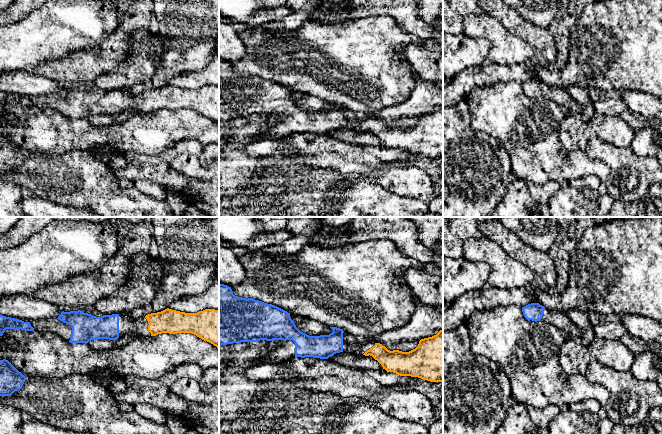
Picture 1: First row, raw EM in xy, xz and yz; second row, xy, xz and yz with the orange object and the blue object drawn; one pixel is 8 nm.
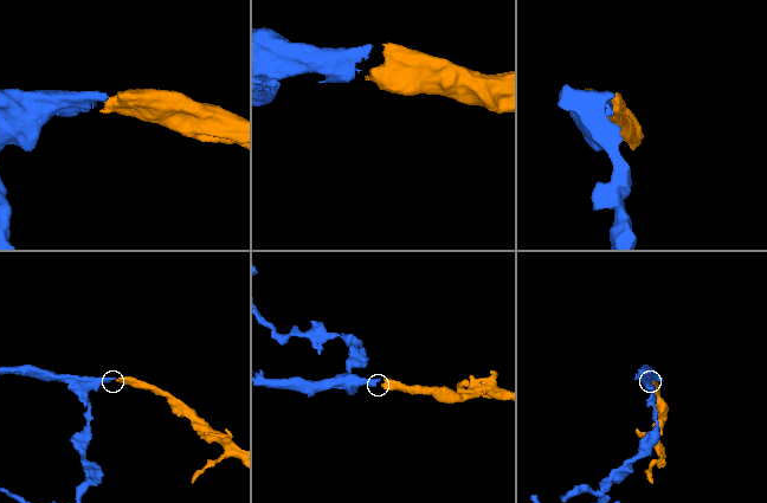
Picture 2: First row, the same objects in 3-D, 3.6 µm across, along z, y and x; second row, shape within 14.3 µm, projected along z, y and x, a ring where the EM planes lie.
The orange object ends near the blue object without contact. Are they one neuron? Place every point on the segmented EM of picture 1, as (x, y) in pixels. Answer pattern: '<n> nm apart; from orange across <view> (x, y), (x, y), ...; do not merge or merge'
170 nm apart; from orange across xz (363, 354), (342, 351); merge

